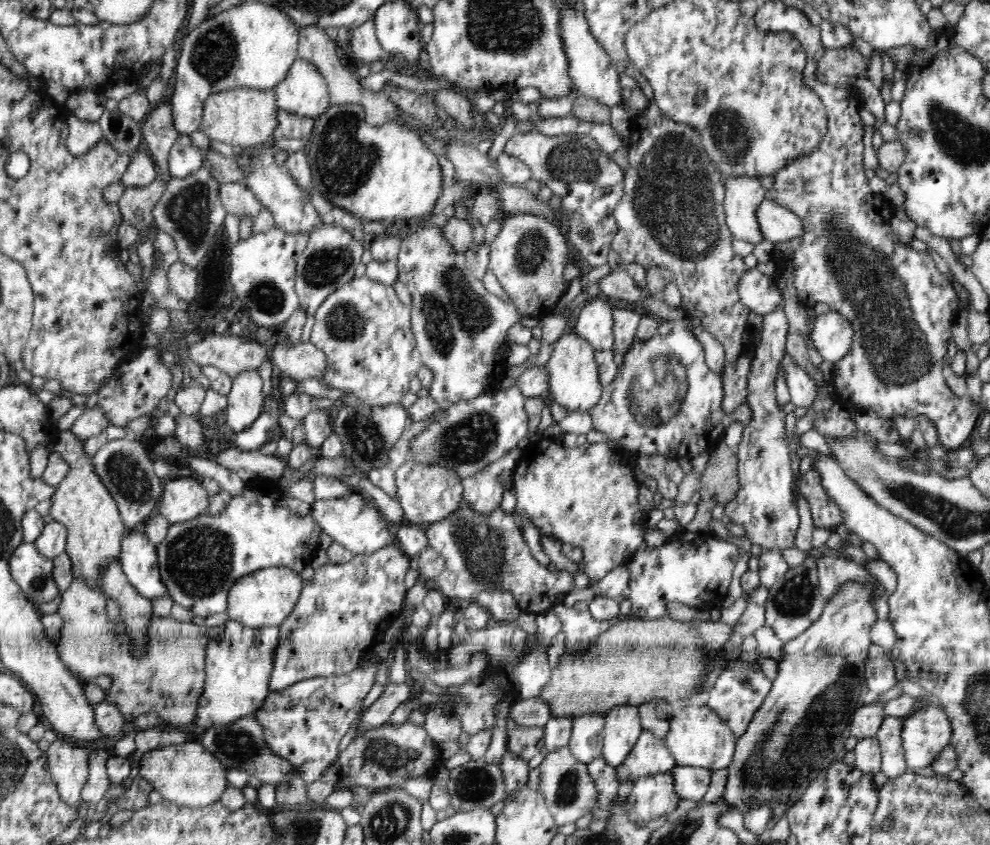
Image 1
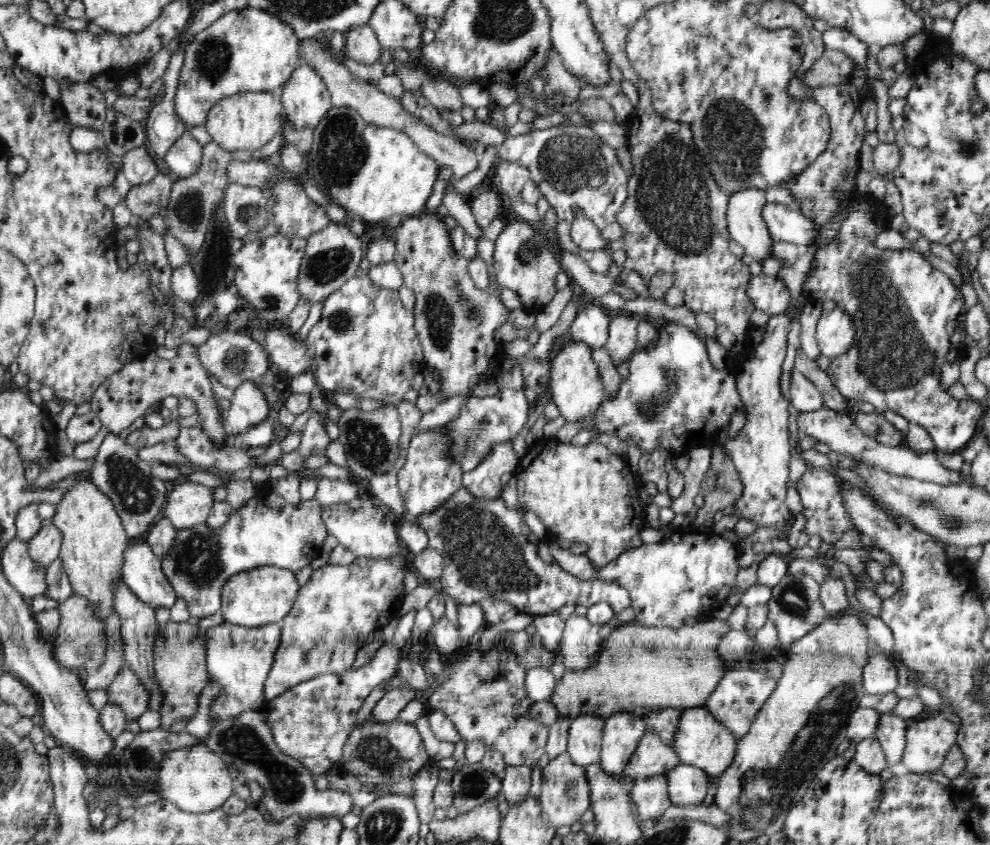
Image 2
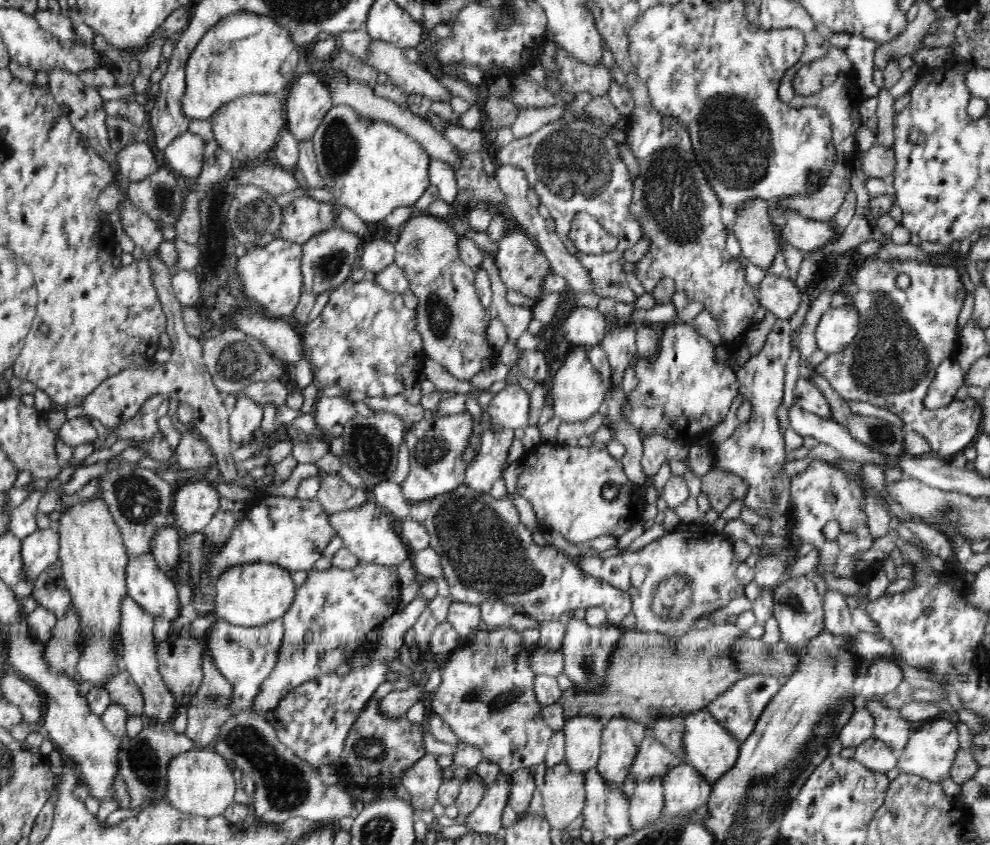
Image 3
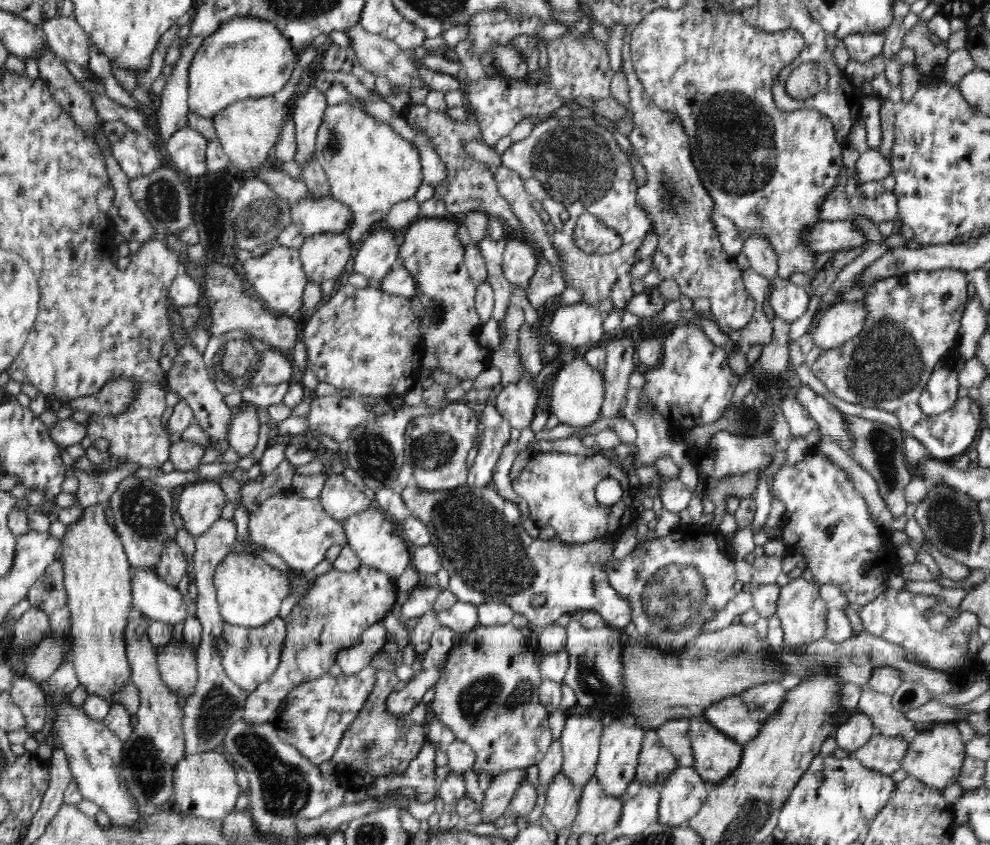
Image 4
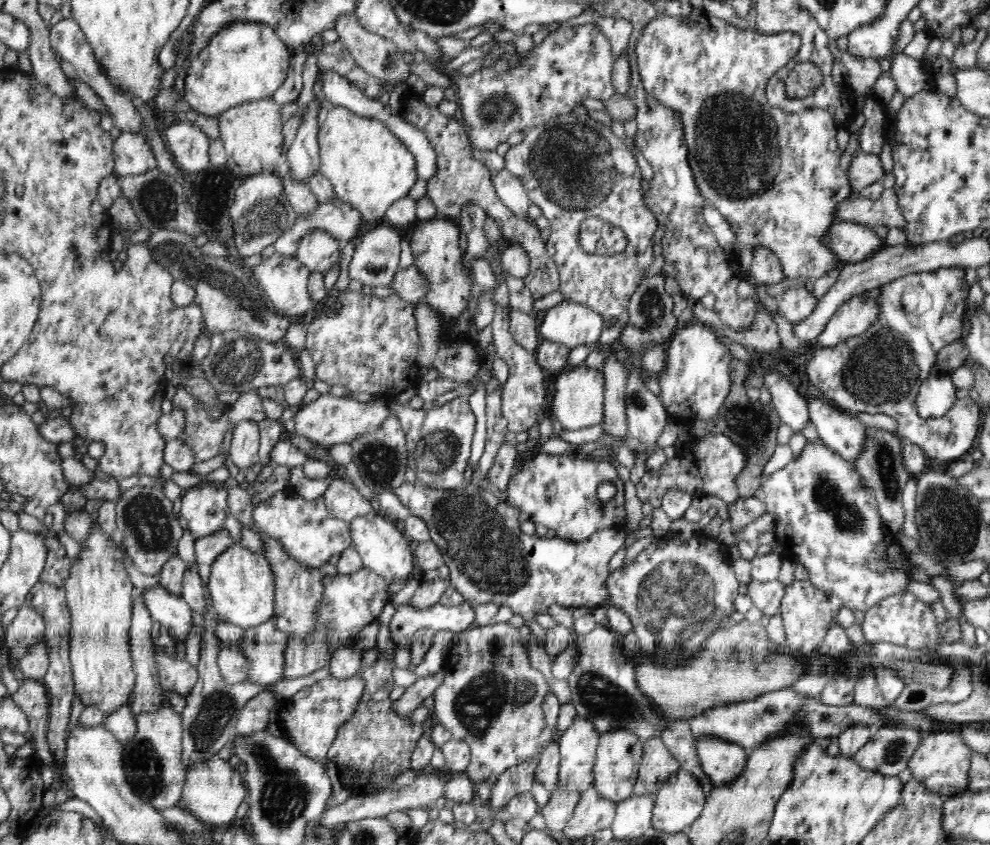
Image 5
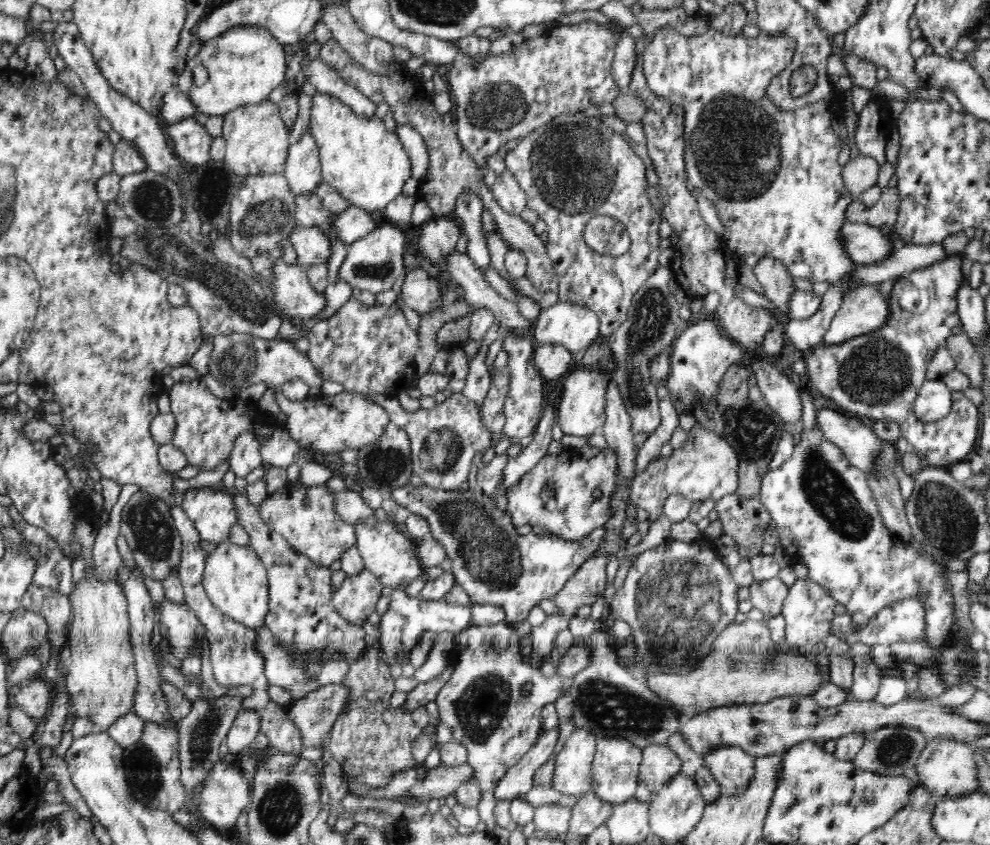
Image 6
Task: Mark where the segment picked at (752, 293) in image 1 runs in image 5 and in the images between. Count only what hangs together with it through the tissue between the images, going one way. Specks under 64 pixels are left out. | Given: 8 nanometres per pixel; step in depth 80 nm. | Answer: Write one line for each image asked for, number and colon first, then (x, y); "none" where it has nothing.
2: (769, 294)
3: (780, 296)
4: (790, 301)
5: (796, 304)

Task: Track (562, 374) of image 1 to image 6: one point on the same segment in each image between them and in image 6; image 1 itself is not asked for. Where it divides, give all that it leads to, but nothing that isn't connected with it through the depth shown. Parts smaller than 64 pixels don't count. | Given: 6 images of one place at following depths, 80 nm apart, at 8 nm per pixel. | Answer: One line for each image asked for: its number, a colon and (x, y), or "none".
2: (576, 388)
3: (578, 391)
4: (578, 391)
5: (578, 402)
6: (581, 410)

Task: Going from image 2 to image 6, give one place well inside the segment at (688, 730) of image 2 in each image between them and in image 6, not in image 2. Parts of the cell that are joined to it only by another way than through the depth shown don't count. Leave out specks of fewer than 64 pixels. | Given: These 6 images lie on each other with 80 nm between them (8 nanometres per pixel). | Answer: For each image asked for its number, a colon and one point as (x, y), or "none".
3: (709, 747)
4: (716, 756)
5: (723, 762)
6: (733, 768)

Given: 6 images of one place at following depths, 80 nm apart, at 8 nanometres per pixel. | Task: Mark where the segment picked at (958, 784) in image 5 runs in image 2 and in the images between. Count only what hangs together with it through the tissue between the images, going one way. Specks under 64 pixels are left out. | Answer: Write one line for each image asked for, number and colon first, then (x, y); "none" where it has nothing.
2: (929, 738)
3: (930, 751)
4: (935, 756)

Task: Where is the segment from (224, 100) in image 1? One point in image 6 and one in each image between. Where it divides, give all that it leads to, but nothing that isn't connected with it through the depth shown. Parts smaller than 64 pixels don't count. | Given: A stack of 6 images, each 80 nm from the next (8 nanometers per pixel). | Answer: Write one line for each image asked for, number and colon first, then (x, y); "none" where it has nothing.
2: (247, 120)
3: (246, 127)
4: (247, 130)
5: (251, 132)
6: (256, 140)

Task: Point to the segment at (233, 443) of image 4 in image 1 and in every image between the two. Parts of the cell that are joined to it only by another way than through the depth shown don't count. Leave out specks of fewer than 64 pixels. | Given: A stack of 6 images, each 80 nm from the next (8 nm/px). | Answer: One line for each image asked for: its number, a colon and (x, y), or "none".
1: (245, 403)
2: (248, 407)
3: (244, 420)

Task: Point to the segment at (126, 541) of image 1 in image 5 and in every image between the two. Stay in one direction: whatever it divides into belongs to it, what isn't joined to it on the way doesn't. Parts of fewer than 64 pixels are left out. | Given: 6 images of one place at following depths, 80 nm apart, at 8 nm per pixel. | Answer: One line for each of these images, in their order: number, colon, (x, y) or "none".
2: (142, 572)
3: (147, 585)
4: (151, 596)
5: (171, 610)

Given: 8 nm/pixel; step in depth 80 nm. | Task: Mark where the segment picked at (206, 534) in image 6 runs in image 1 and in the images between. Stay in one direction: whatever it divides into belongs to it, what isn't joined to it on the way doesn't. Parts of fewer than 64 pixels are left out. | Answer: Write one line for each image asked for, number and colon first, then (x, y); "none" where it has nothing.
1: (183, 499)
2: (188, 504)
3: (193, 505)
4: (200, 504)
5: (205, 507)

